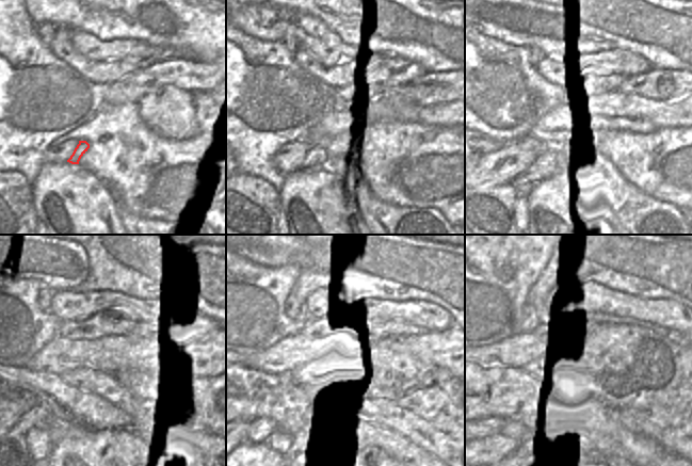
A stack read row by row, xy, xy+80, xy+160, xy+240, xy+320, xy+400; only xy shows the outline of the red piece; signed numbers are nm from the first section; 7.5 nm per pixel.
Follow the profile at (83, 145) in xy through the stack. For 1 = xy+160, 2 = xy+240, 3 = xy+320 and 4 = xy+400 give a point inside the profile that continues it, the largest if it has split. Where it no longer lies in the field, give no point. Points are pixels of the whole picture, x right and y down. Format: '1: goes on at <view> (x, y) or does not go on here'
1: goes on at xy+160 (548, 162)
2: goes on at xy+240 (35, 417)
3: goes on at xy+320 (260, 429)
4: goes on at xy+400 (486, 427)

